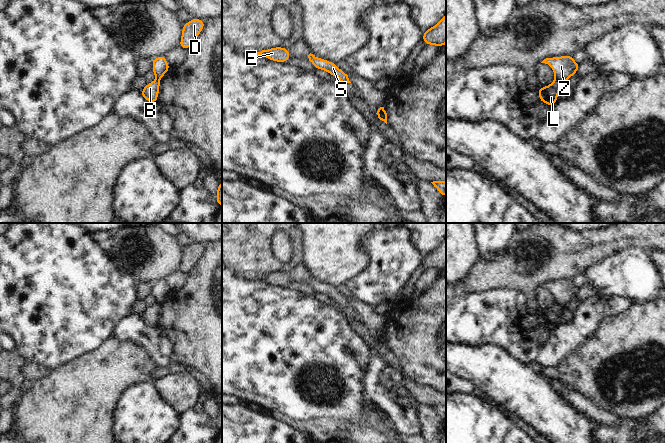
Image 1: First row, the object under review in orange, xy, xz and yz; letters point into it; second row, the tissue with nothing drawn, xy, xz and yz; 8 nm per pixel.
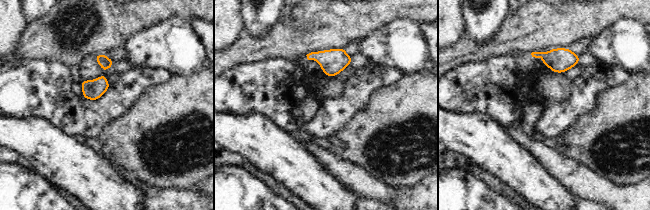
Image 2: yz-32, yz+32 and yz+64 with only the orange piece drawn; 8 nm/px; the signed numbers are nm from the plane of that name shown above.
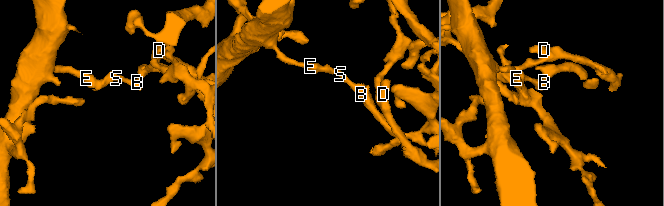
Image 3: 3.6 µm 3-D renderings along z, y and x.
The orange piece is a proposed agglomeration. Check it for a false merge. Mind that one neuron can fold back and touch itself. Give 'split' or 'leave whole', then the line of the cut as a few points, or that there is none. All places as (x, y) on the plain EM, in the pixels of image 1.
split; cut yz (555, 302), (563, 307)

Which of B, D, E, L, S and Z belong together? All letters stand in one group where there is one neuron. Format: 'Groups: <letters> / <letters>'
Groups: B D E L S / Z

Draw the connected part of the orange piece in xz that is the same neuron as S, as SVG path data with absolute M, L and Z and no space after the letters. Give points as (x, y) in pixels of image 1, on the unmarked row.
M313 278L308 279L309 285L313 288L315 294L321 293L336 301L342 307L351 307L348 299L344 297L335 287L316 281Z

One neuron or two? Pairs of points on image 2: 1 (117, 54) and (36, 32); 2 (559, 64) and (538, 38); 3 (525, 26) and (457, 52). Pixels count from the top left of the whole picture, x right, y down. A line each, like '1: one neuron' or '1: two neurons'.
1: two neurons
2: two neurons
3: one neuron

